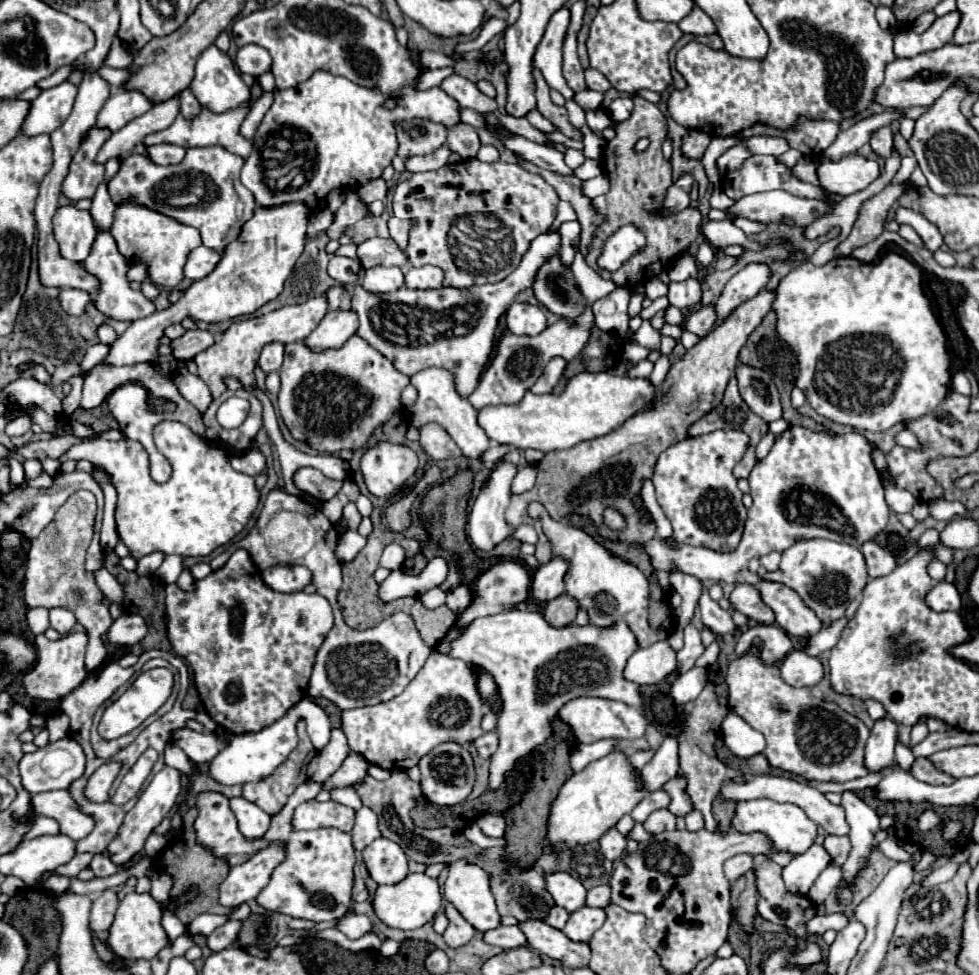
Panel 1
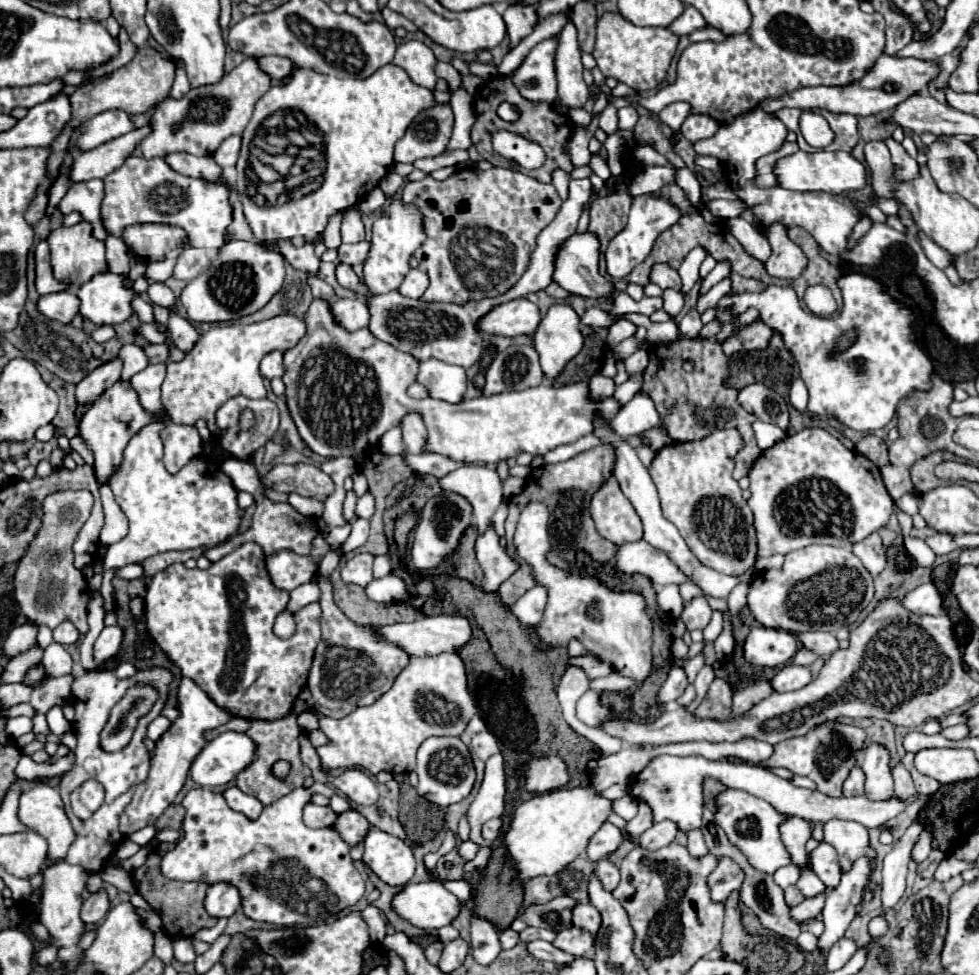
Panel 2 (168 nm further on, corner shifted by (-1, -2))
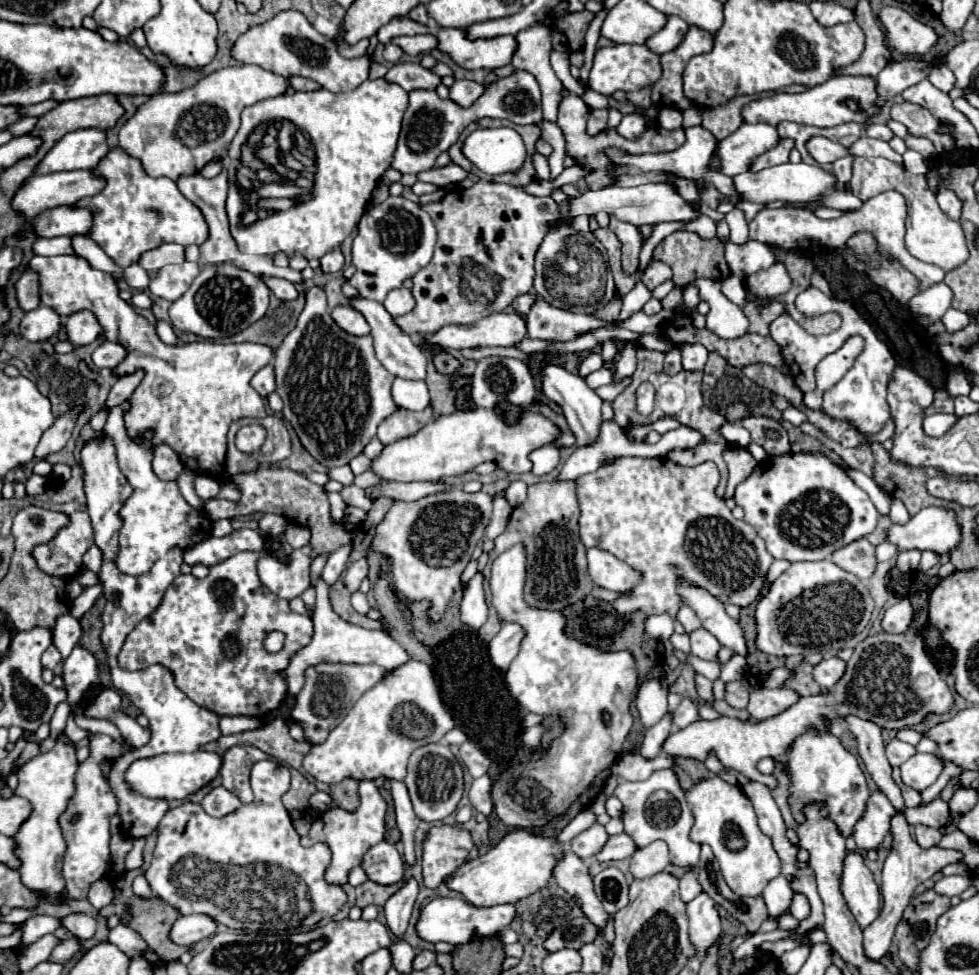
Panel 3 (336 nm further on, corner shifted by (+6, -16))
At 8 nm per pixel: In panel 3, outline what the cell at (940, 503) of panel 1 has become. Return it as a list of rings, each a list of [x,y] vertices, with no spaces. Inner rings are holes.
[[[923,508],[907,524],[893,524],[885,532],[885,540],[899,550],[933,550],[947,554],[959,540],[959,526],[953,510],[947,508]]]

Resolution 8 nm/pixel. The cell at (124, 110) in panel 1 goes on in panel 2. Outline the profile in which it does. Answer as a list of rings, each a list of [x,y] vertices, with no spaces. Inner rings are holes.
[[[106,110],[102,114],[96,114],[82,126],[82,134],[78,134],[76,138],[76,148],[78,152],[92,150],[130,130],[134,130],[130,114],[126,114],[124,110]]]

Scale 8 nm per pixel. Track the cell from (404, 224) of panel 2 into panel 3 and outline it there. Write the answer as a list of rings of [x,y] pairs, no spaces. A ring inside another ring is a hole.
[[[389,196],[385,202],[381,204],[371,204],[367,208],[367,212],[363,214],[361,222],[359,222],[359,232],[353,238],[353,250],[351,250],[351,264],[355,266],[355,274],[349,280],[351,286],[355,286],[363,298],[369,300],[377,300],[381,302],[387,292],[391,288],[399,288],[403,284],[403,280],[413,278],[415,272],[419,272],[423,266],[429,264],[431,256],[433,256],[433,248],[435,248],[435,226],[431,216],[421,208],[421,204],[411,202],[403,196]]]

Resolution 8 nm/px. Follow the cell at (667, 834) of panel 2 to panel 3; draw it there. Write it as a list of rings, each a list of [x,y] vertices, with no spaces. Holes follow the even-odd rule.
[[[657,840],[657,842],[649,844],[647,848],[639,848],[631,856],[631,874],[635,878],[651,878],[651,876],[663,872],[667,864],[669,864],[667,844]]]

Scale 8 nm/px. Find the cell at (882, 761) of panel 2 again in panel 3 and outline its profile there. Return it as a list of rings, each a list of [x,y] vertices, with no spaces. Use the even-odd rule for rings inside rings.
[[[871,792],[871,798],[867,802],[867,816],[859,820],[853,832],[853,840],[857,844],[859,852],[877,850],[877,846],[883,842],[883,838],[889,834],[891,818],[897,816],[897,808],[887,800],[883,792]]]

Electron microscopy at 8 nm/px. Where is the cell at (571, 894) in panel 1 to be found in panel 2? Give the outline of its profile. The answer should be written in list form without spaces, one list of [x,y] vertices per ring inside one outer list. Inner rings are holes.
[[[578,902],[578,904],[572,908],[572,922],[574,922],[574,926],[584,928],[584,930],[596,934],[598,926],[600,926],[600,914],[598,914],[598,910],[596,910],[594,906]]]

